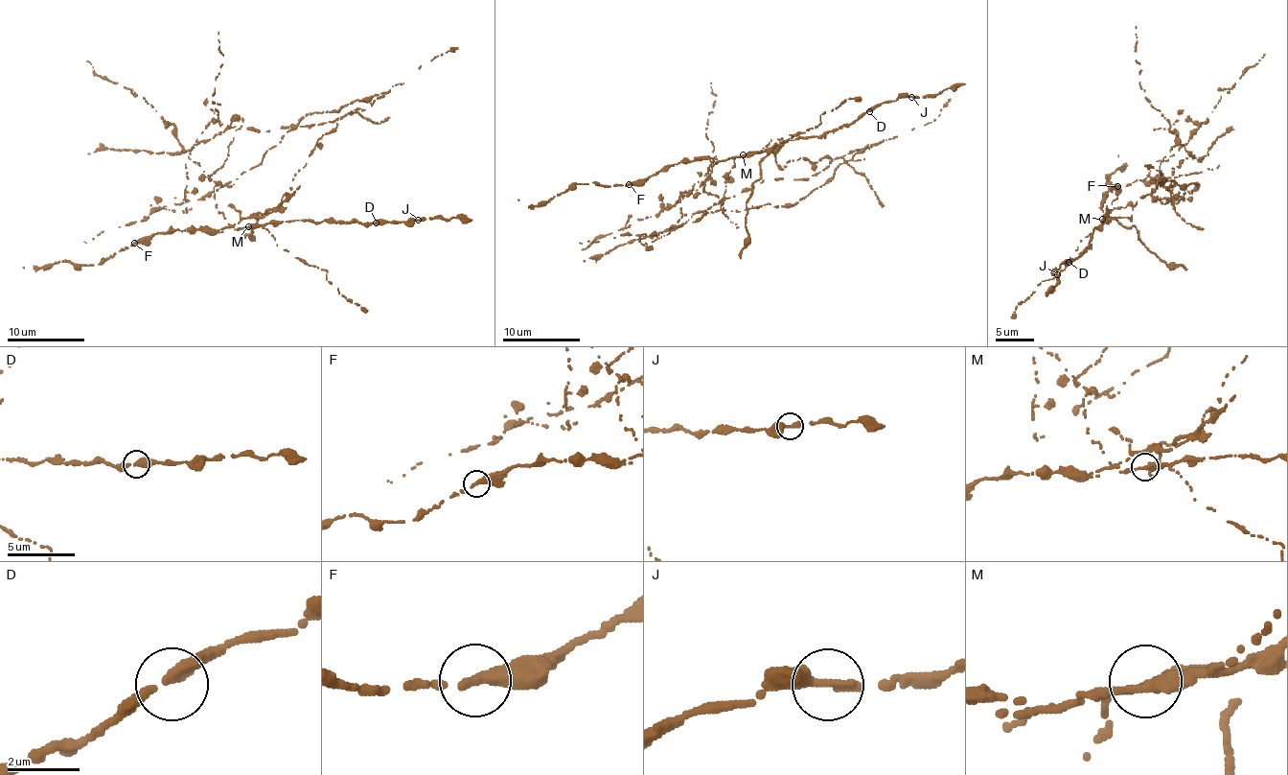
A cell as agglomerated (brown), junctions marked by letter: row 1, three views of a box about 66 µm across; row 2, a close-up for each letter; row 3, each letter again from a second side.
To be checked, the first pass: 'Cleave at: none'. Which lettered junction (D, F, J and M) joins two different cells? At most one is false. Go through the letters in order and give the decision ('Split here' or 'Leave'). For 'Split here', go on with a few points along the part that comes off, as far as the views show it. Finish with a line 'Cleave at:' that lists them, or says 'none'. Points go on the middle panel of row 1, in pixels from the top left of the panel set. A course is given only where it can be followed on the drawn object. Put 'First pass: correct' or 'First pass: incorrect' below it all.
D: Leave
F: Leave
J: Leave
M: Split here. Course of the part to remove: (742, 154), (734, 158), (769, 151), (780, 168), (799, 158), (853, 157), (788, 207), (707, 212), (692, 221)
Cleave at: M
First pass: incorrect

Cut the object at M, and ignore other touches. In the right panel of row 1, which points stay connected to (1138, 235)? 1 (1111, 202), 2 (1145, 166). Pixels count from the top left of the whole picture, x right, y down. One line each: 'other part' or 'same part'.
1: same part
2: same part

